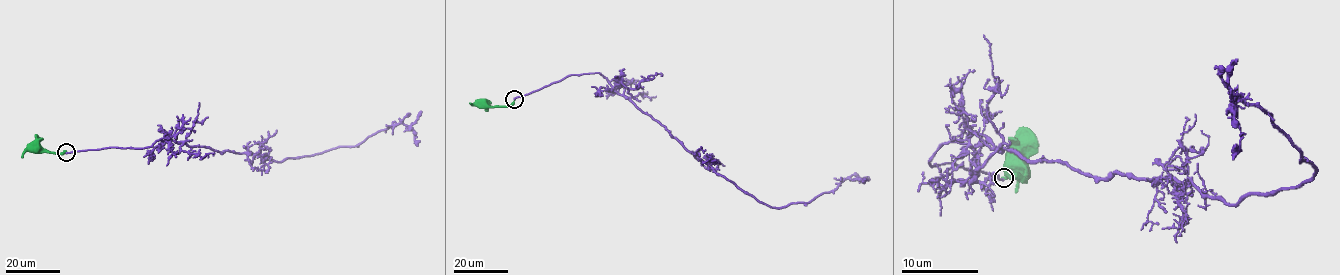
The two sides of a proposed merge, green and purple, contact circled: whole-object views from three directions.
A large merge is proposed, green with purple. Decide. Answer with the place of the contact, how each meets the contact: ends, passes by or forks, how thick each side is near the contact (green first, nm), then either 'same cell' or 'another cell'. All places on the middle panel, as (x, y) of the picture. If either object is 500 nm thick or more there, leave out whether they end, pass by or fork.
(514, 99) | green ends | purple ends | 200/180 nm | another cell

